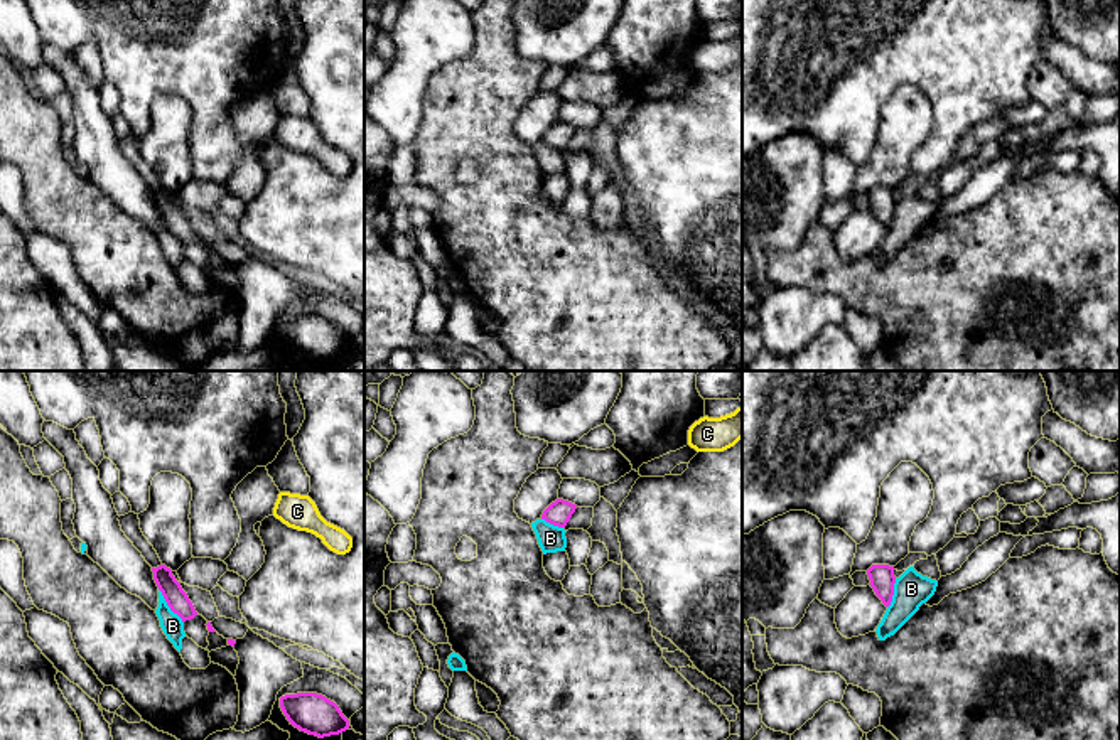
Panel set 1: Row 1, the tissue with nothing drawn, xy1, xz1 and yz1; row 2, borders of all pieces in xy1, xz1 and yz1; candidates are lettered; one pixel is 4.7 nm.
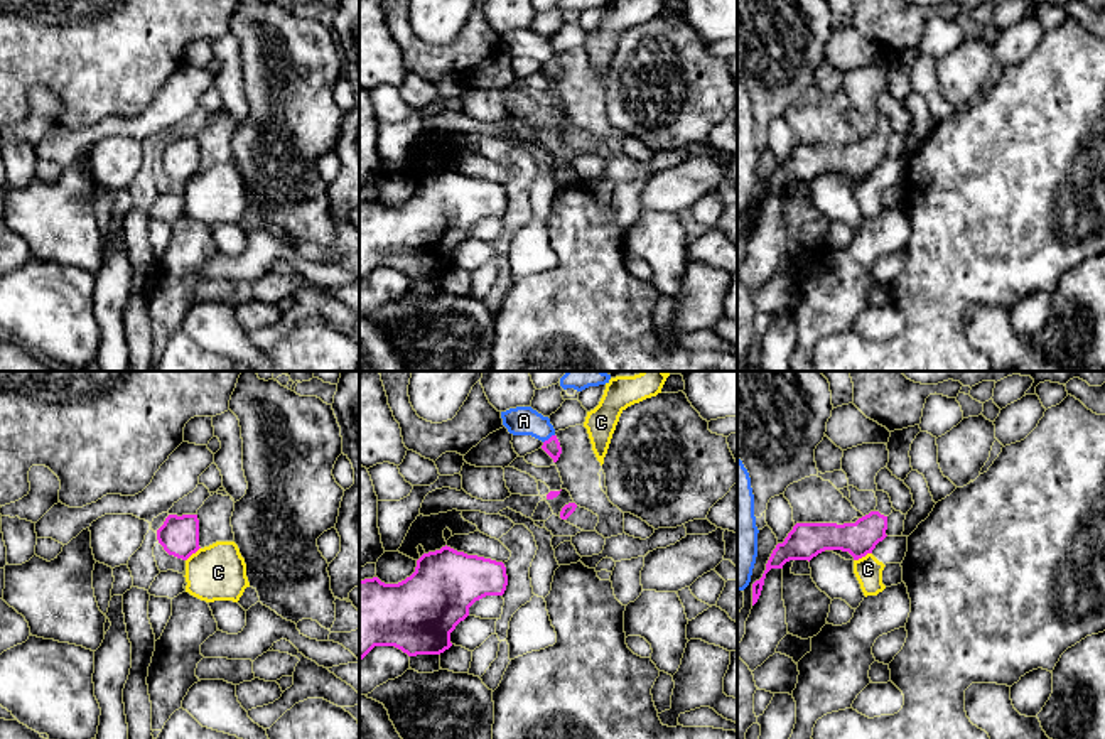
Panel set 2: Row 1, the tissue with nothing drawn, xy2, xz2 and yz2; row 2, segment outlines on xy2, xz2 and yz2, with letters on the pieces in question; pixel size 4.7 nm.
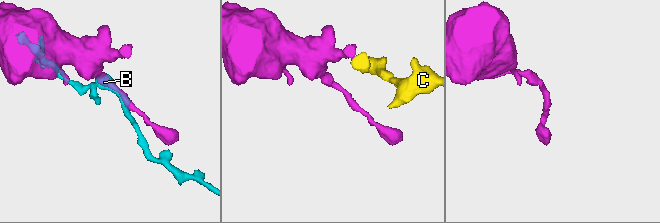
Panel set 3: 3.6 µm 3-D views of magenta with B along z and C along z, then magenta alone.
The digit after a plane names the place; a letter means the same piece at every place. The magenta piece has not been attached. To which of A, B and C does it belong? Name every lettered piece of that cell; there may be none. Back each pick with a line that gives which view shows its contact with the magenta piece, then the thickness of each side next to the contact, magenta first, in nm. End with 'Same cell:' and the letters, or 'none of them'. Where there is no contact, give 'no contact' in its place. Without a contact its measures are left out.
Same cell: none of them

